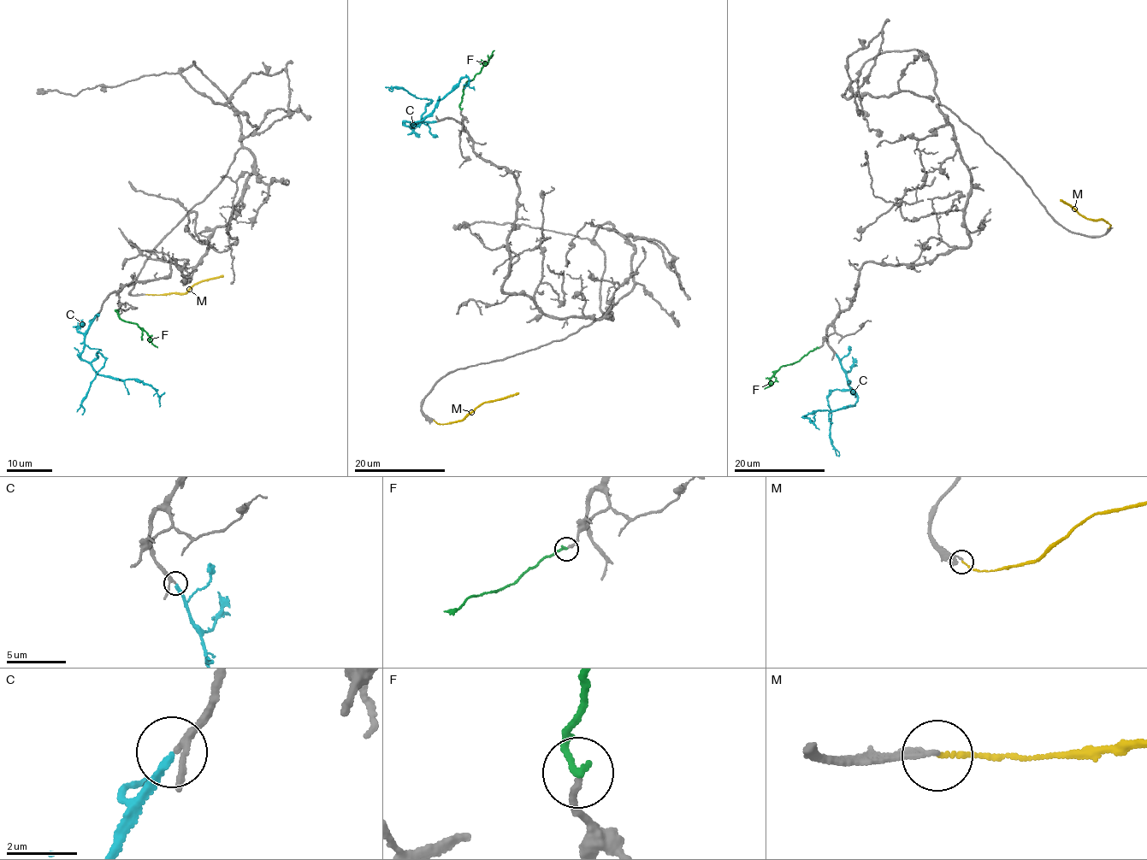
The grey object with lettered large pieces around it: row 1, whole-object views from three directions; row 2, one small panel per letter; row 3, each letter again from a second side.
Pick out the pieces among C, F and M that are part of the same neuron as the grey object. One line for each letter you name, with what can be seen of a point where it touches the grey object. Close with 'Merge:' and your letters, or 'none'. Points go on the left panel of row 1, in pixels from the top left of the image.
C: contact (96, 315)
F: contact (118, 311)
Merge: C, F

